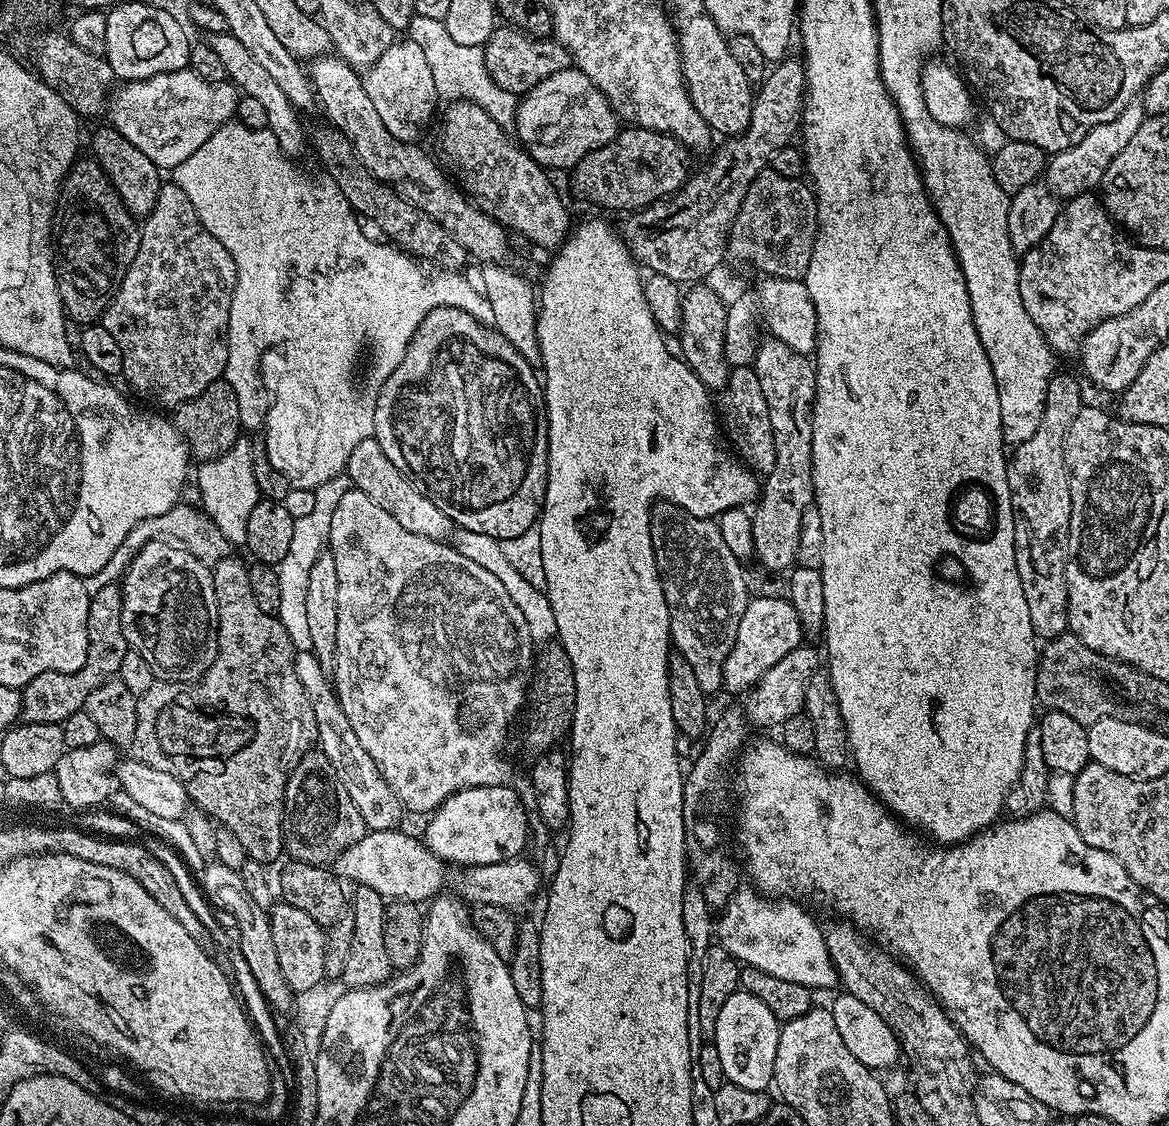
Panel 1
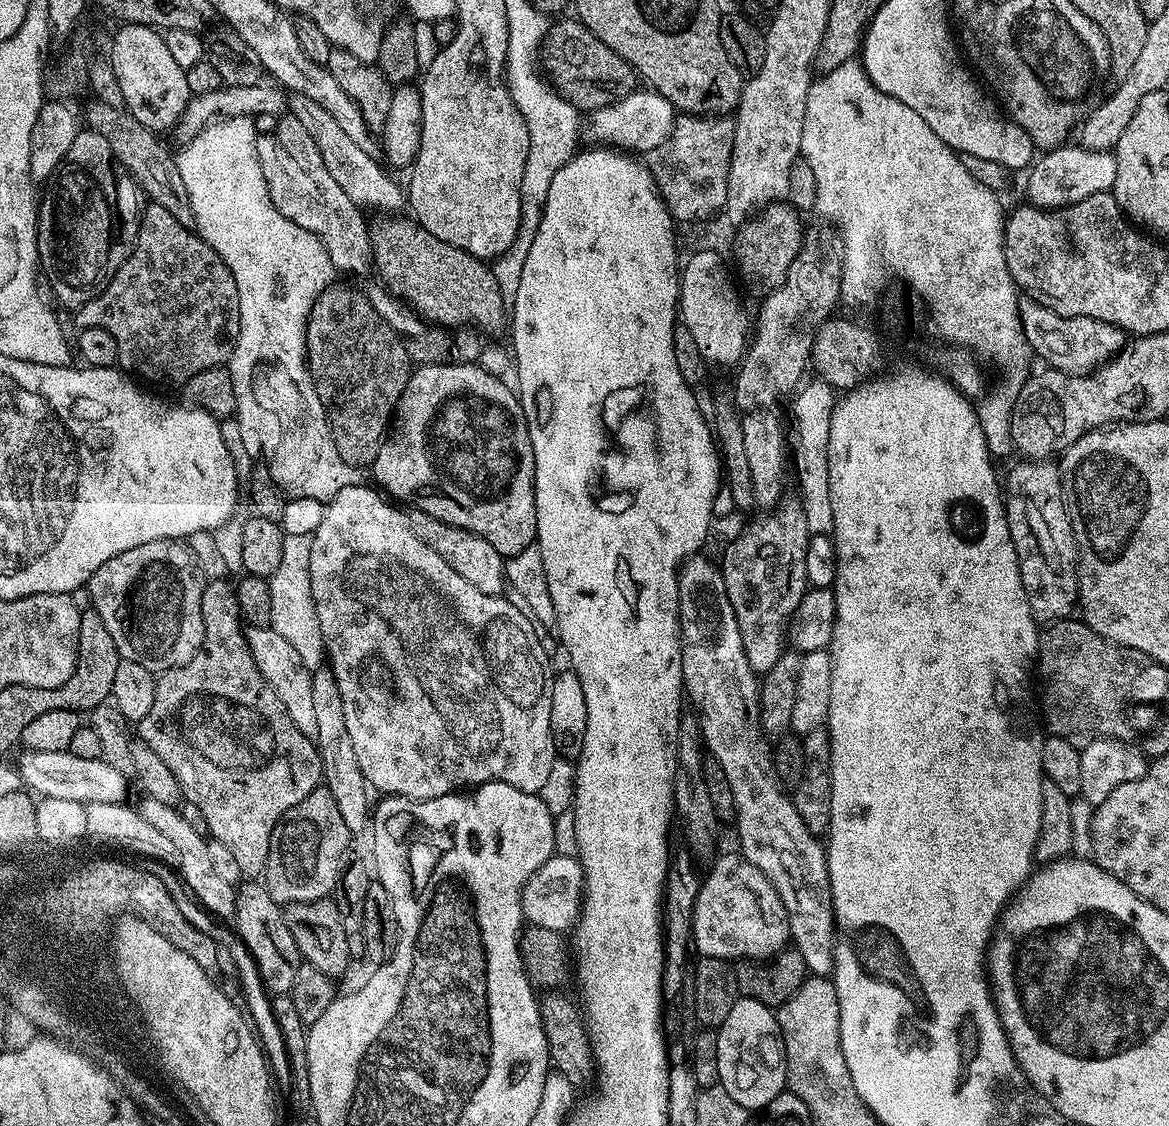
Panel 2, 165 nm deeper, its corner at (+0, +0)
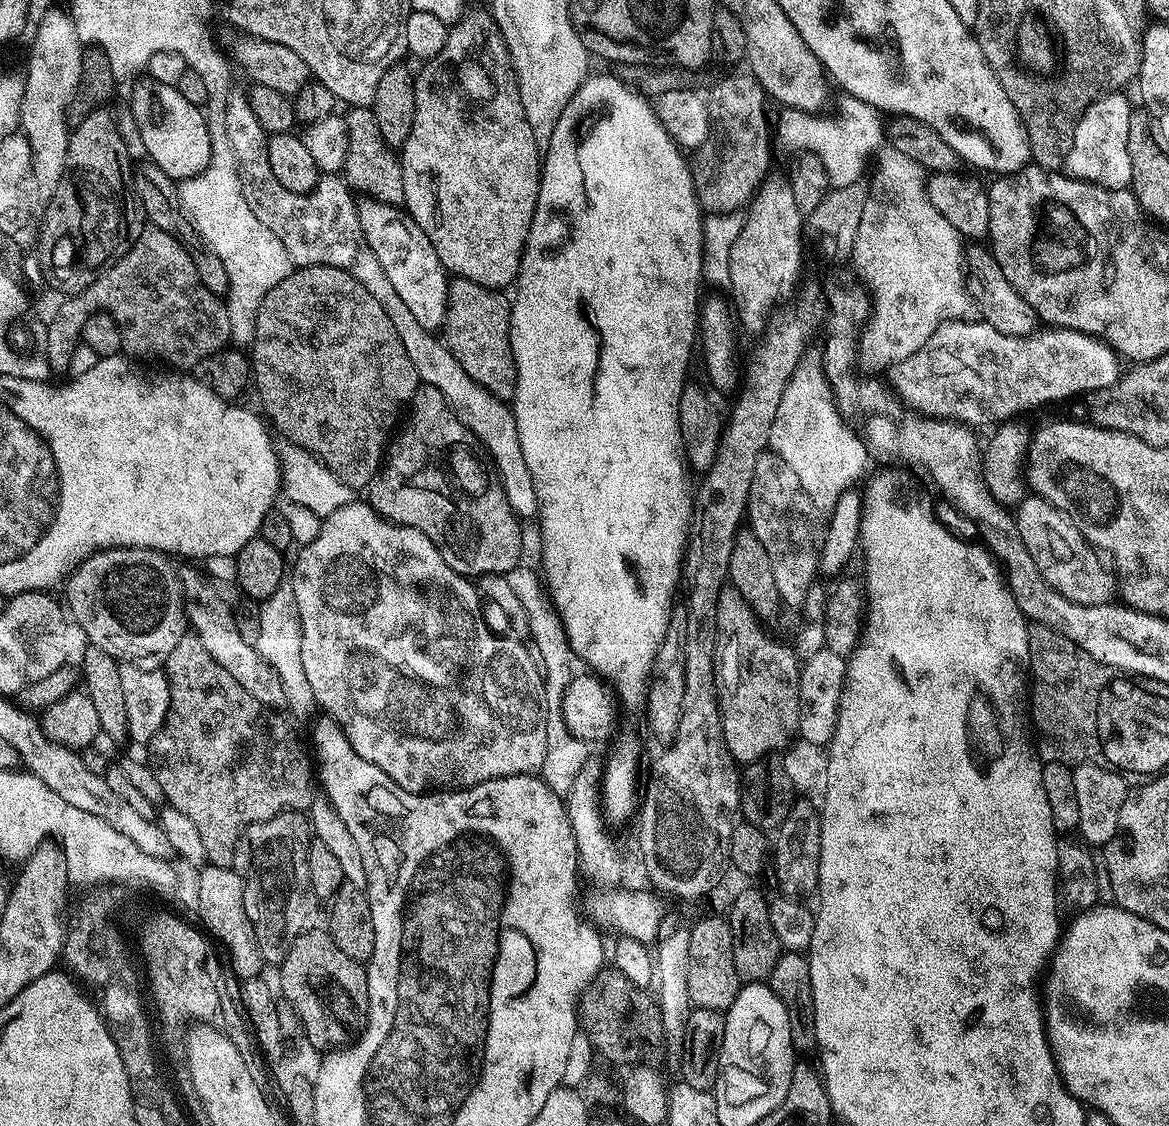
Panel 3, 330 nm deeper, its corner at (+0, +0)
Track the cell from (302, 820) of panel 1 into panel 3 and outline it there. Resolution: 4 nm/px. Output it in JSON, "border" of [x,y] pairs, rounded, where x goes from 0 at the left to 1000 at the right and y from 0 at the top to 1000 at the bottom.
{"border":[[[247,719],[215,732],[202,750],[200,770],[209,781],[210,812],[219,826],[222,846],[230,857],[242,856],[250,836],[273,821],[270,820],[274,817],[275,801],[270,797],[263,765],[268,745],[264,726],[259,720]]]}

